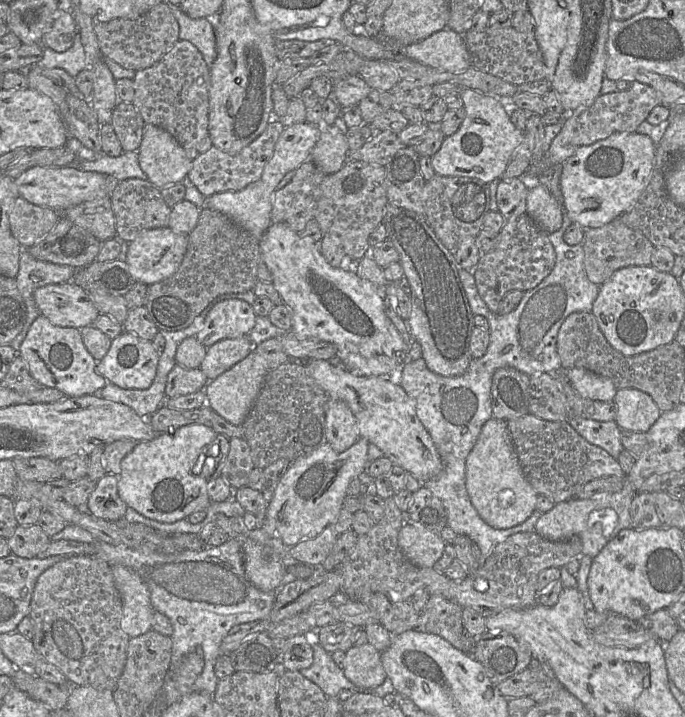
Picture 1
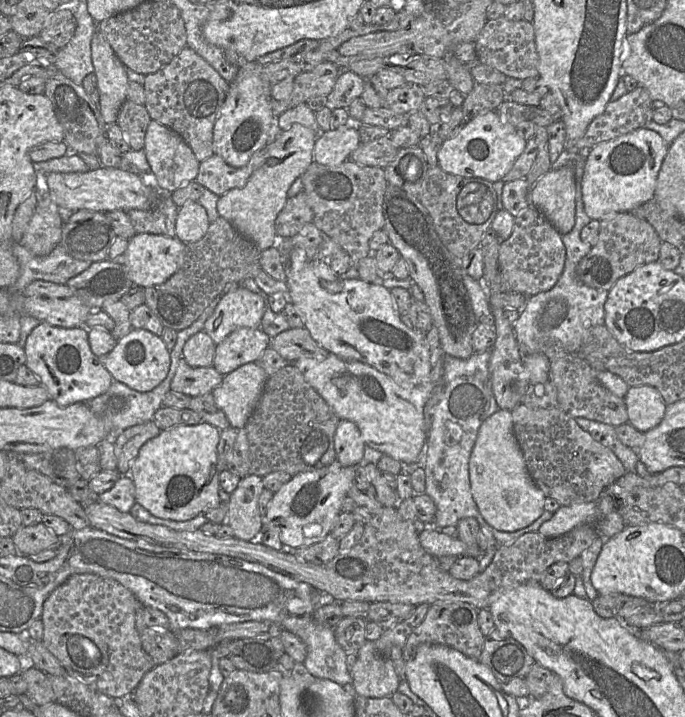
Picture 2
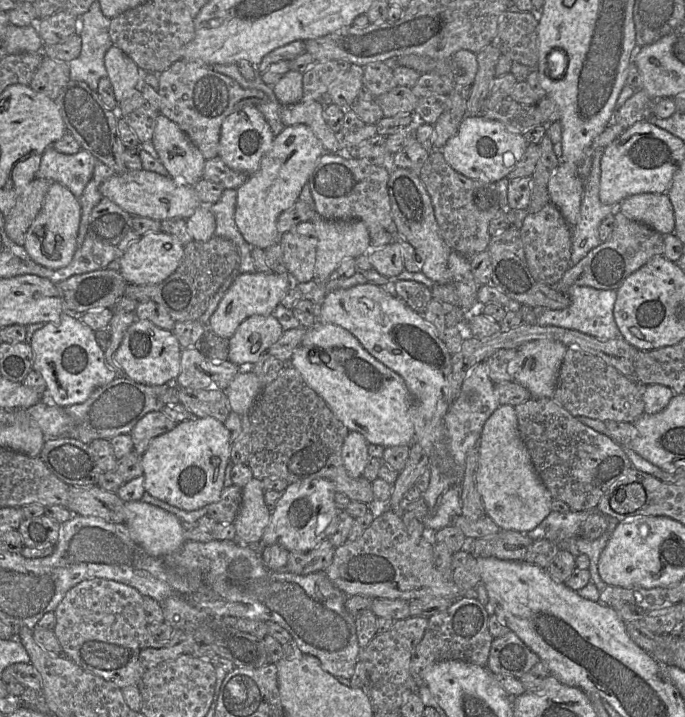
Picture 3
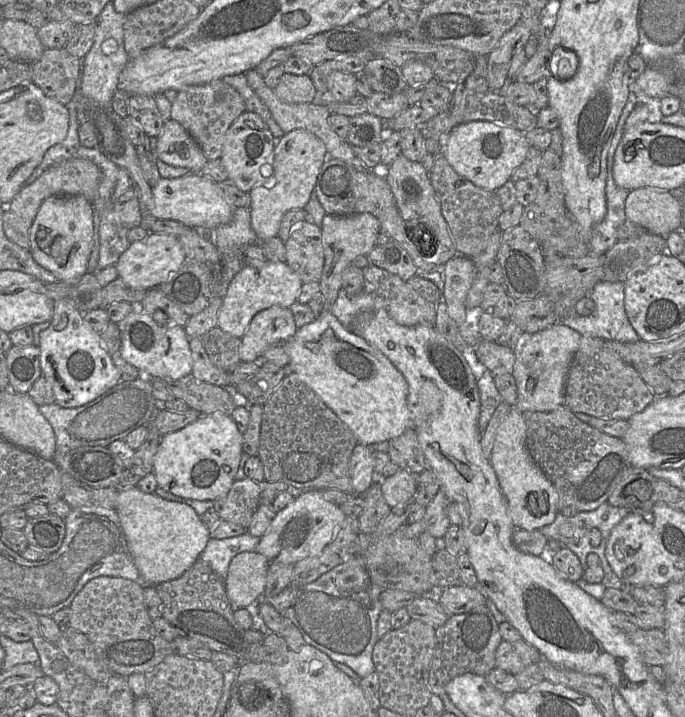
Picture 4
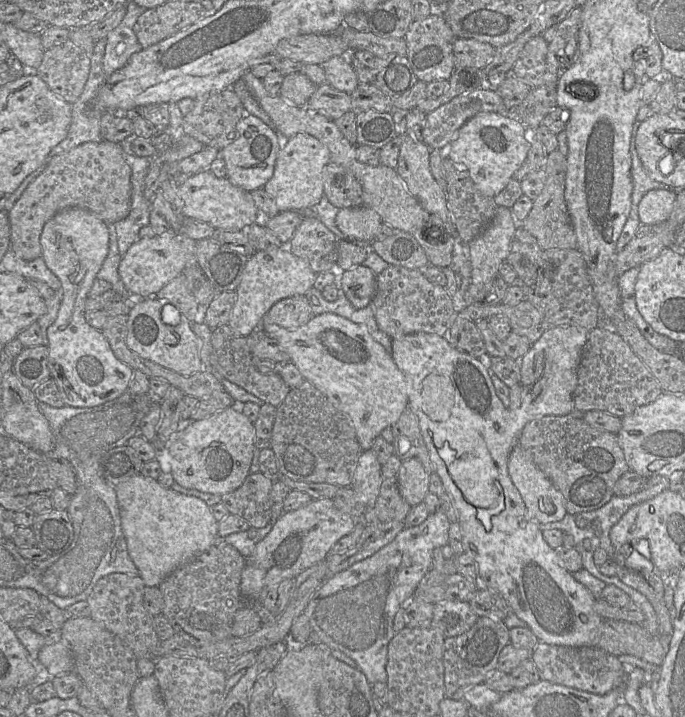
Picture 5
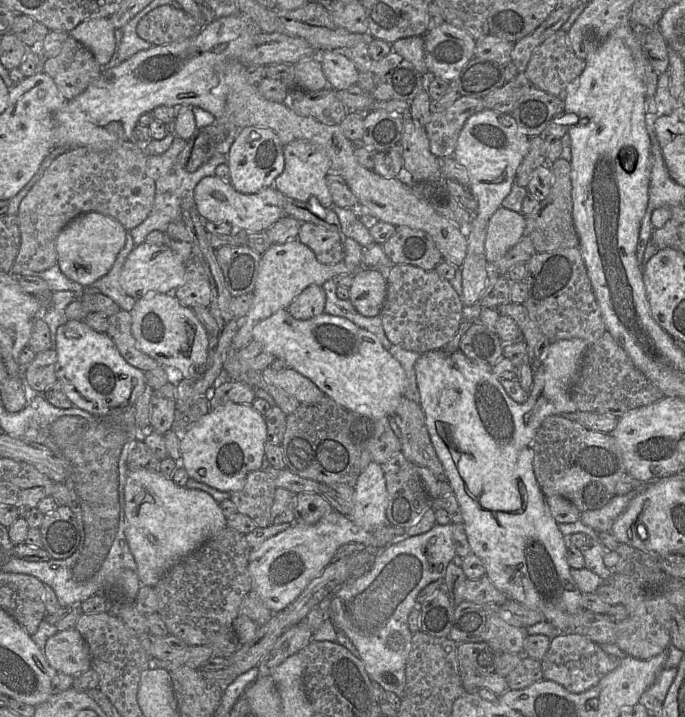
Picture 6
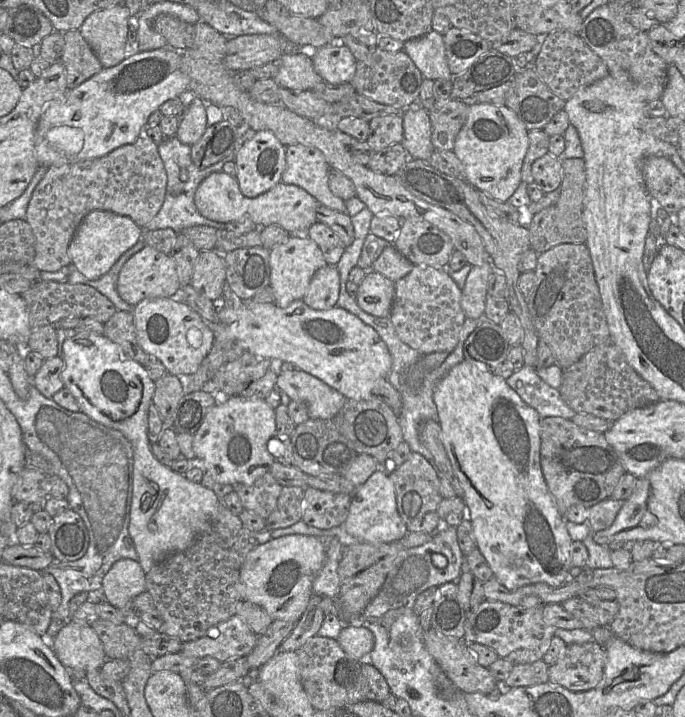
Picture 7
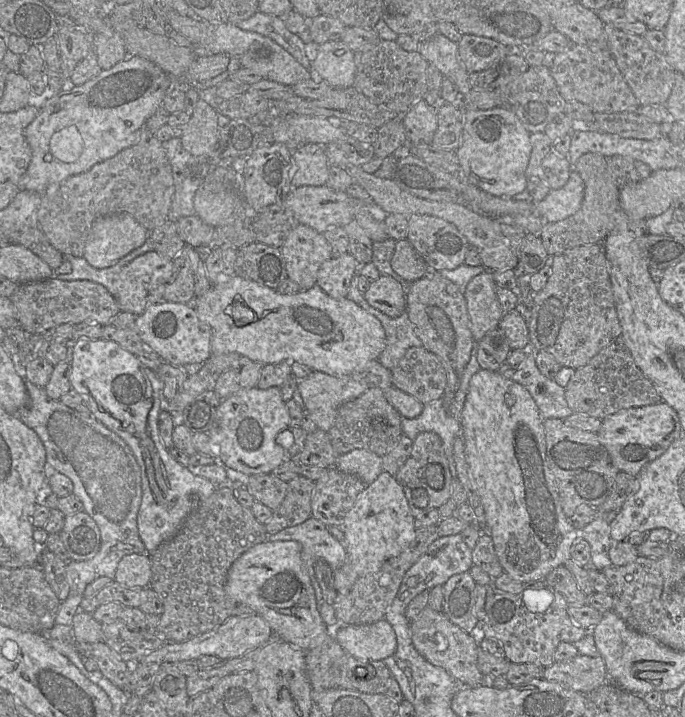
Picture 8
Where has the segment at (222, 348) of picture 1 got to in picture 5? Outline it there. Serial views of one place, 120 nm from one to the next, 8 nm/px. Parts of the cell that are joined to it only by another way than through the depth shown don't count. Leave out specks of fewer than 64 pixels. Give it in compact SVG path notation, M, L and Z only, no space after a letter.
M296 295L276 302L265 314L260 325L276 324L283 328L295 329L305 325L314 317L305 295Z

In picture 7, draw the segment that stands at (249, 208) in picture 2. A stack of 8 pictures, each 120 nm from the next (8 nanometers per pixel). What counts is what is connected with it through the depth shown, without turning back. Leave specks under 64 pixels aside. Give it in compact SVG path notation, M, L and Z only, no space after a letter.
M295 144L287 146L285 154L286 169L281 178L282 183L303 188L312 195L321 206L326 206L341 213L347 213L345 201L335 196L329 188L329 174L331 168L320 150L315 147Z

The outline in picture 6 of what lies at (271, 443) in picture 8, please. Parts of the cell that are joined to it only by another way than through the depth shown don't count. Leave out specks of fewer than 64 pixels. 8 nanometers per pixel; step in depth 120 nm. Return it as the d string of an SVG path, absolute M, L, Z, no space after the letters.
M227 403L194 422L180 441L183 467L191 479L225 492L241 490L250 472L261 470L267 440L265 418L251 404Z

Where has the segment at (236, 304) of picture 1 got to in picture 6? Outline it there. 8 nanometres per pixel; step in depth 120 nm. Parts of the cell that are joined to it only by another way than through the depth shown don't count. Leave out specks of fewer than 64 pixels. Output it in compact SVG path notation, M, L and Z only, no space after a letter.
M297 238L283 244L272 244L263 254L259 265L259 273L252 292L253 302L245 316L237 319L237 330L232 338L232 348L239 350L249 344L253 328L260 321L270 317L279 309L286 309L290 303L308 286L322 286L324 282L341 274L354 275L362 265L347 266L343 261L336 265L320 263L313 251Z

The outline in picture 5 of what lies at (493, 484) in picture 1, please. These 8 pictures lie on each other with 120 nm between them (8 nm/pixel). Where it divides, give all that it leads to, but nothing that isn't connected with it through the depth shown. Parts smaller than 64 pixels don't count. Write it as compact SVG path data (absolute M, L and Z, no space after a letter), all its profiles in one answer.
M519 444L510 453L508 472L533 520L543 526L565 517L567 510L561 492Z

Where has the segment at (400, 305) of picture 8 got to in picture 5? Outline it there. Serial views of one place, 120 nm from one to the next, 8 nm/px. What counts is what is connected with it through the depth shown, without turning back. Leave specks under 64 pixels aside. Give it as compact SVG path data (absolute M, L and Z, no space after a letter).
M358 265L341 273L341 286L348 300L358 309L372 302L377 275L368 267Z

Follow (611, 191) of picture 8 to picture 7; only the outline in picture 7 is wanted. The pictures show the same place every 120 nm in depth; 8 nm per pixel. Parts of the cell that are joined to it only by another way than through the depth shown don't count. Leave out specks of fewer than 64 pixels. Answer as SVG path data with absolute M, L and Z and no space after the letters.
M565 158L561 161L561 165L562 182L557 202L534 214L528 227L530 245L538 254L559 244L585 244L587 240L587 230L583 220L585 162L583 158Z

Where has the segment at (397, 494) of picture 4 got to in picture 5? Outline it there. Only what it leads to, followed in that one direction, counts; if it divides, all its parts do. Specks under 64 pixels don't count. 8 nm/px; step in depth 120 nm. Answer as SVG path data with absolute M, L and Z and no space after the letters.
M419 460L402 461L396 478L400 494L409 505L423 503L429 492L429 474Z

